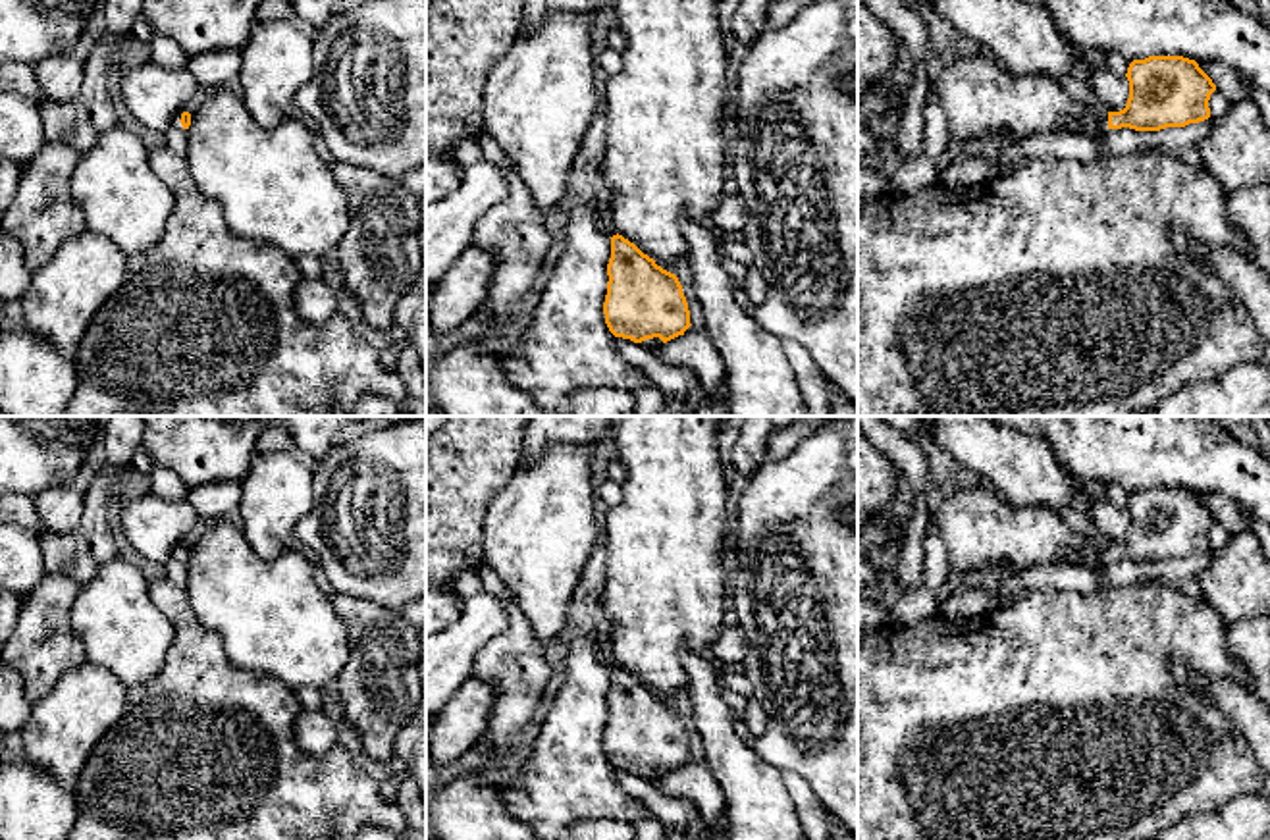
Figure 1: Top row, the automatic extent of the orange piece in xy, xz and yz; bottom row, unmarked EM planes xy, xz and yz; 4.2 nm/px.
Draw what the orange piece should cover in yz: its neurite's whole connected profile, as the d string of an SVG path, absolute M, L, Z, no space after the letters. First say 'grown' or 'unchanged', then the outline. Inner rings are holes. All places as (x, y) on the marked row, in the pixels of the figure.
grown | M1149 56L1133 60L1125 73L1129 98L1120 112L1102 112L1097 129L1160 131L1185 127L1210 118L1212 79L1195 60L1183 56Z

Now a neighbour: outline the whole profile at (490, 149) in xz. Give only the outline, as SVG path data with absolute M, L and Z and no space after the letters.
M482 129L482 133L476 137L476 143L482 148L484 160L489 160L489 162L499 164L499 166L509 164L503 148L497 144L497 141L486 129Z

